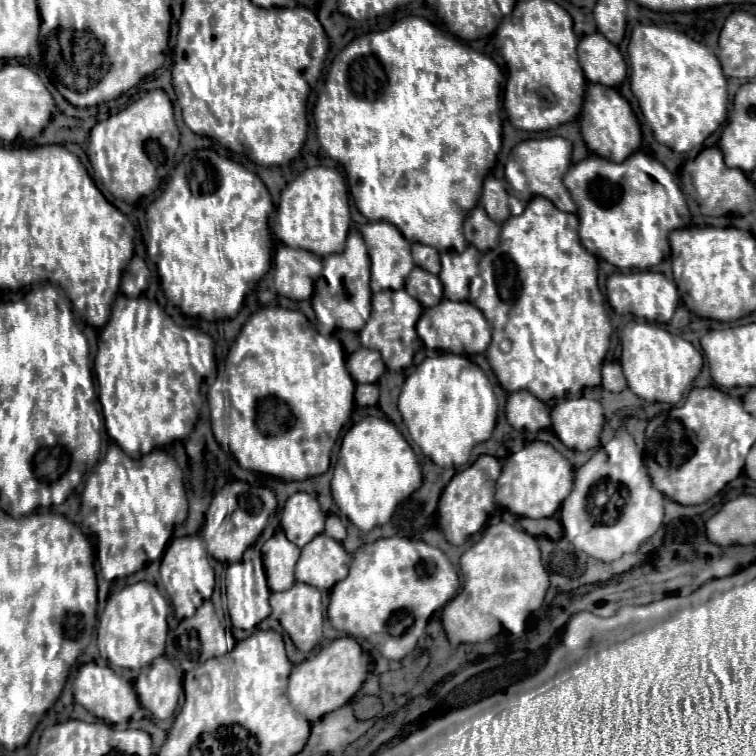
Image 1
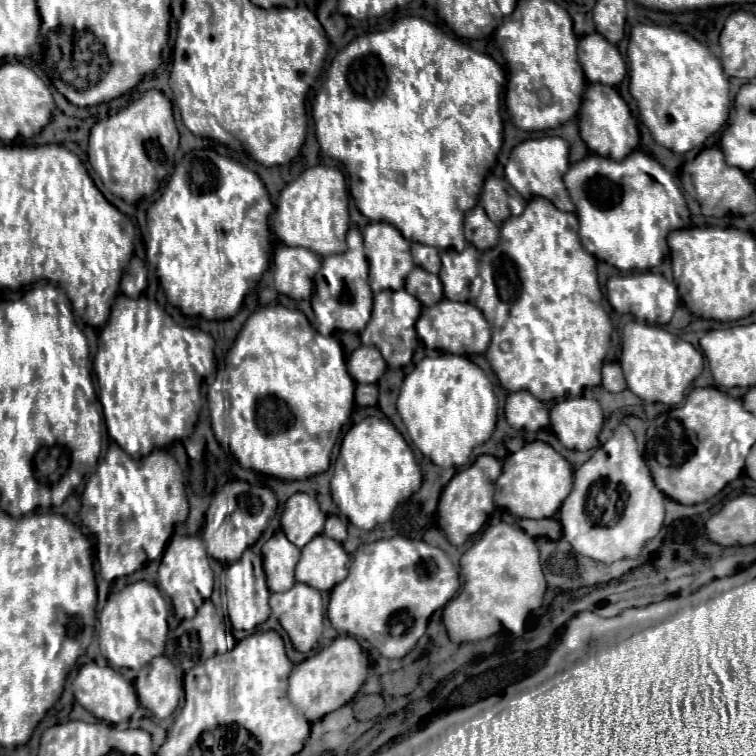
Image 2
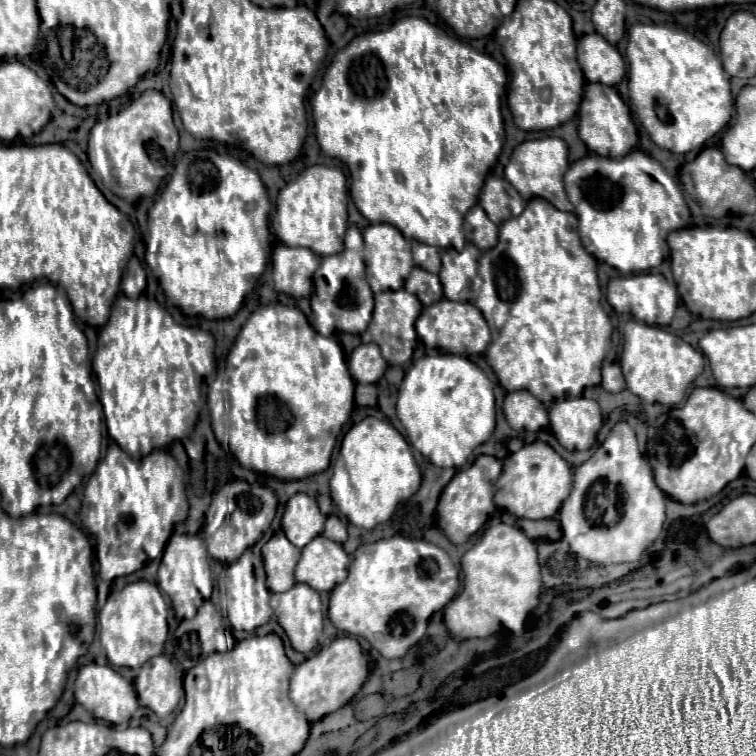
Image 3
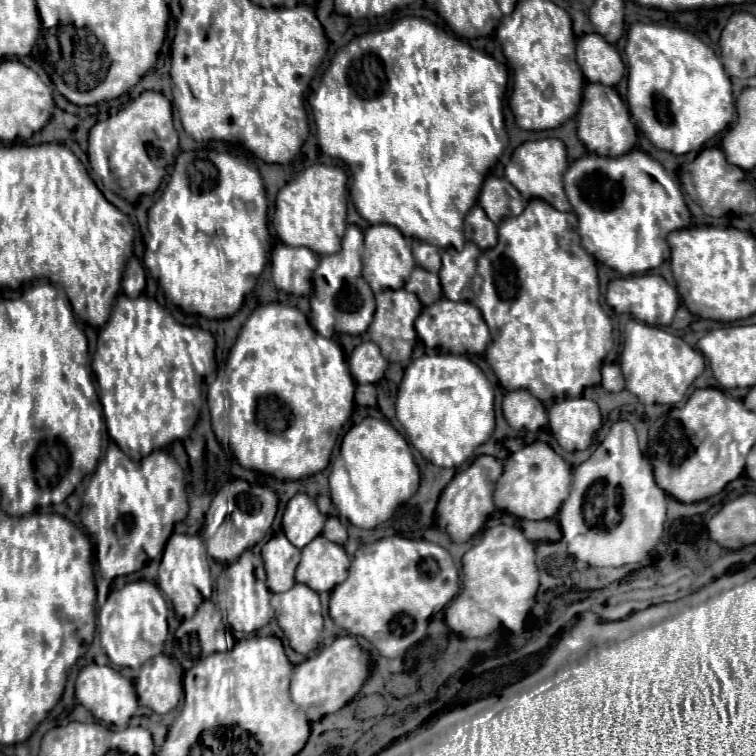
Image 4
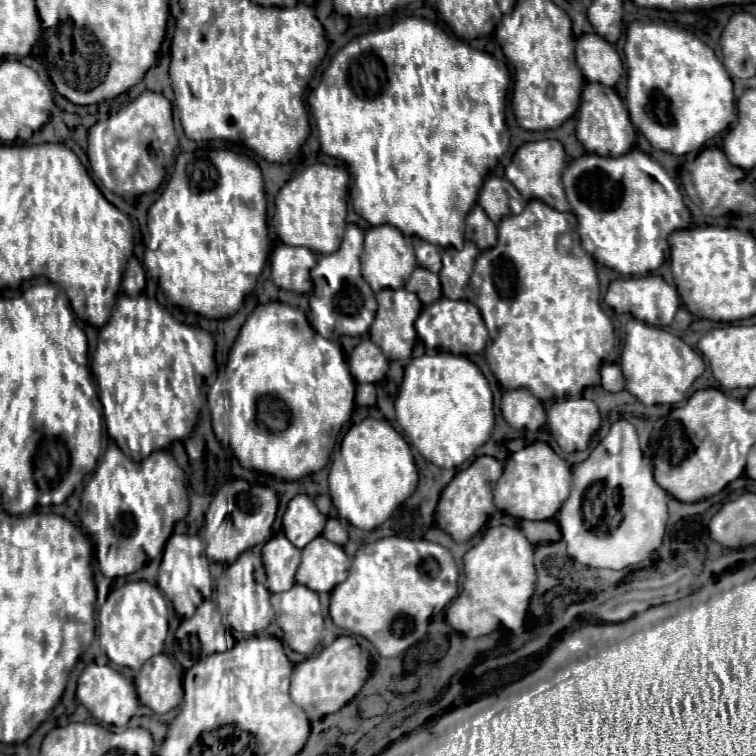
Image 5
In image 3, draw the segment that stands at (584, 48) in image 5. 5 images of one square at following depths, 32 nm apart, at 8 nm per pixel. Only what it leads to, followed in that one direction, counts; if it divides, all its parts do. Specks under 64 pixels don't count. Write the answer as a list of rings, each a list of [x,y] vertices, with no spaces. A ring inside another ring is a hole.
[[[588,34],[578,40],[578,64],[588,82],[606,86],[618,84],[626,74],[626,64],[616,50],[600,34]]]

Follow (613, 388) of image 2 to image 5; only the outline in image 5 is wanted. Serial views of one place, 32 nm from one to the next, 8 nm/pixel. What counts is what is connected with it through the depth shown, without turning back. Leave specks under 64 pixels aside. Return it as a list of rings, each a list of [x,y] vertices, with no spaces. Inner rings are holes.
[[[606,364],[602,366],[602,388],[608,392],[620,392],[624,390],[624,376],[620,372],[618,364]]]

